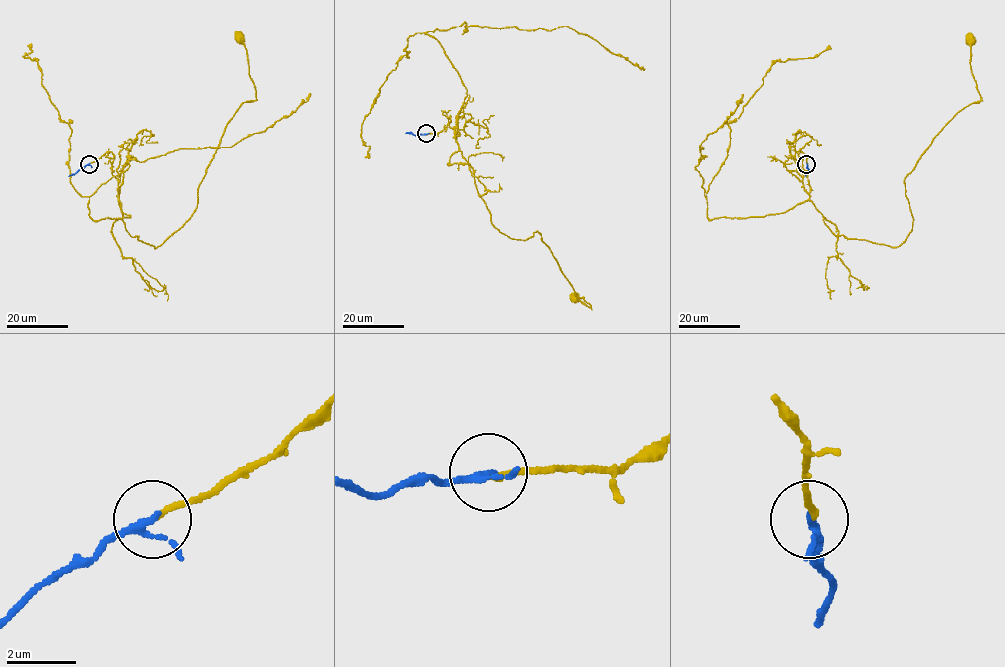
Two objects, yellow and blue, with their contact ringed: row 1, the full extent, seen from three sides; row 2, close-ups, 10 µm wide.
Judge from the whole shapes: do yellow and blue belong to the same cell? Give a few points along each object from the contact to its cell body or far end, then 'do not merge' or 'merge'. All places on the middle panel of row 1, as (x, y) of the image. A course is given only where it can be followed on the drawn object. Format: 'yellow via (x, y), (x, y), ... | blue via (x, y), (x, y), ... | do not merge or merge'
yellow via (426, 134), (450, 121), (491, 223), (511, 238), (538, 232), (591, 308), (575, 298) | blue via (426, 134), (405, 133) | merge

